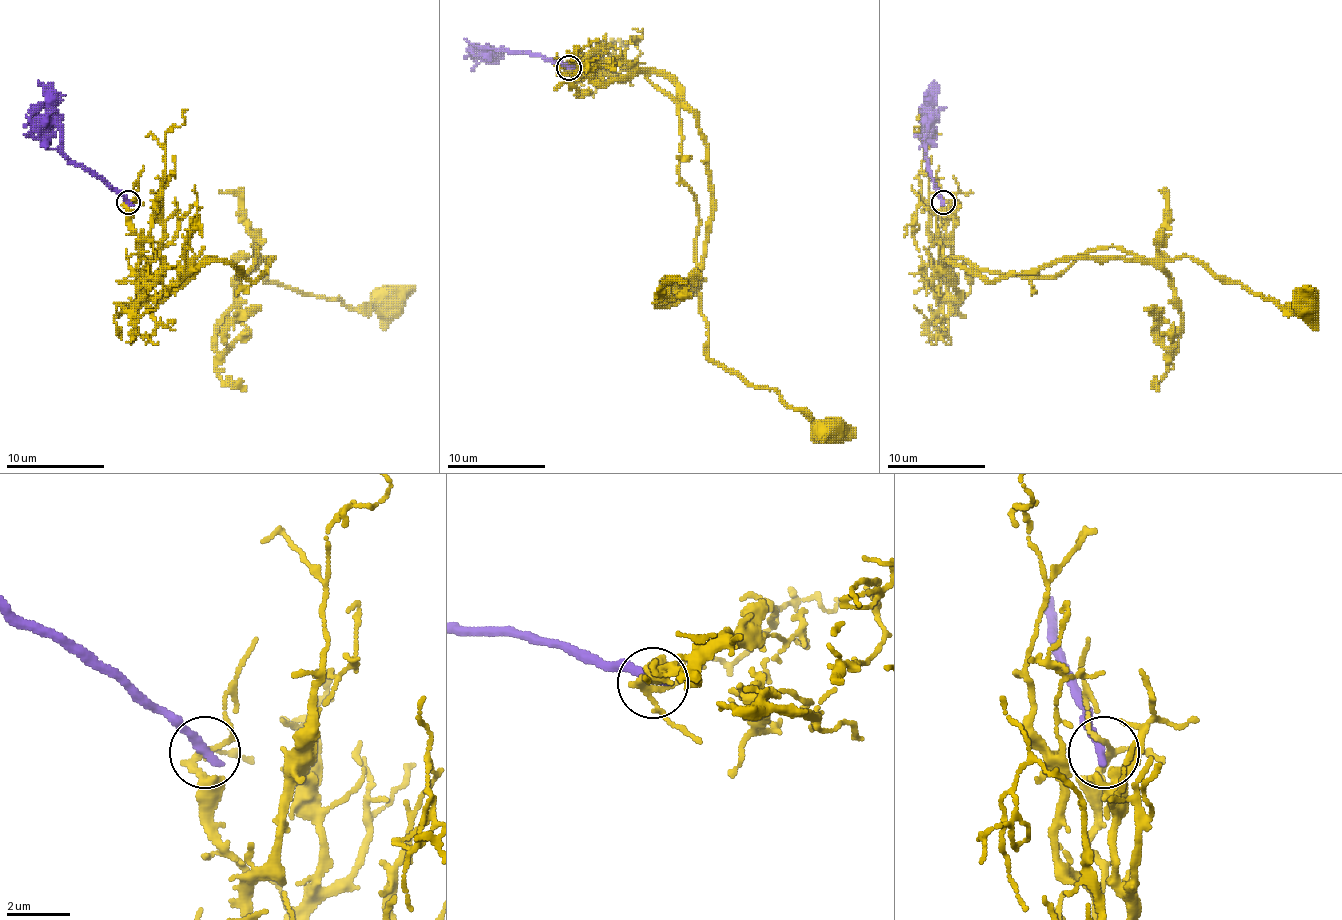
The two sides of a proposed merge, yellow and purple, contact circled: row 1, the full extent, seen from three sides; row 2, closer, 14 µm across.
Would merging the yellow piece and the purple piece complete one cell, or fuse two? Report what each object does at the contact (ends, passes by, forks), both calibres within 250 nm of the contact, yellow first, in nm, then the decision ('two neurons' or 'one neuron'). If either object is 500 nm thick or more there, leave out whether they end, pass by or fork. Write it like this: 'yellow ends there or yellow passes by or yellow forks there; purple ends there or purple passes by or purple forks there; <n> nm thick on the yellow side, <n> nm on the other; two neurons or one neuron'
yellow forks there; purple ends there; 170 nm thick on the yellow side, 340 nm on the other; two neurons

